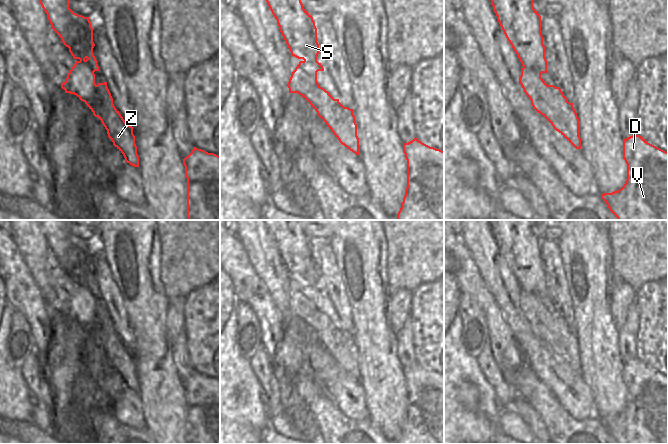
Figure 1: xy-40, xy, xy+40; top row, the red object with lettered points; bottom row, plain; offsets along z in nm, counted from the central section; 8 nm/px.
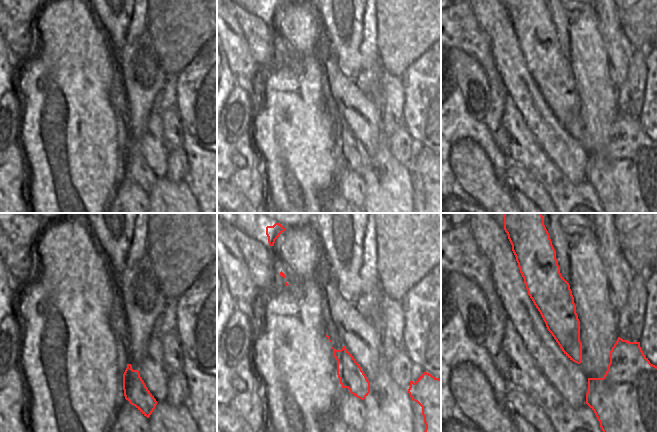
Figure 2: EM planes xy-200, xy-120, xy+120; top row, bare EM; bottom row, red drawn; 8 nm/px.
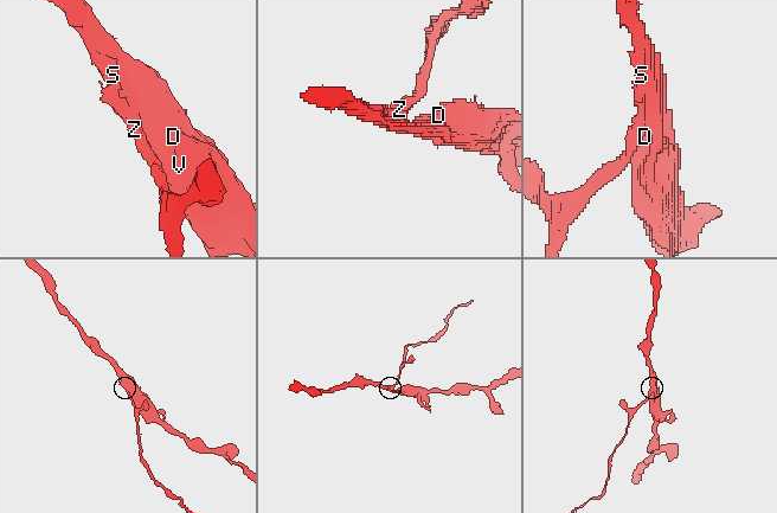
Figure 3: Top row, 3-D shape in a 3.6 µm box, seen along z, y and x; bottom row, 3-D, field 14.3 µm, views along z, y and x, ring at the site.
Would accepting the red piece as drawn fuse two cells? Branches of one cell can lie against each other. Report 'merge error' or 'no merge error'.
merge error

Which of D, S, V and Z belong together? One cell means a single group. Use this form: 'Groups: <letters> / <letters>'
Groups: D S V / Z

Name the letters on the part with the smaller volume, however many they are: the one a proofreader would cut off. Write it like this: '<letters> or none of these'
Z

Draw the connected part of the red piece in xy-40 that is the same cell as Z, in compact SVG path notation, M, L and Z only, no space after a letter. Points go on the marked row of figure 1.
M92 53L85 61L76 61L61 88L76 95L98 117L113 145L123 154L125 161L139 167L133 127L128 125L113 104L107 82L95 84L95 71L99 71Z

